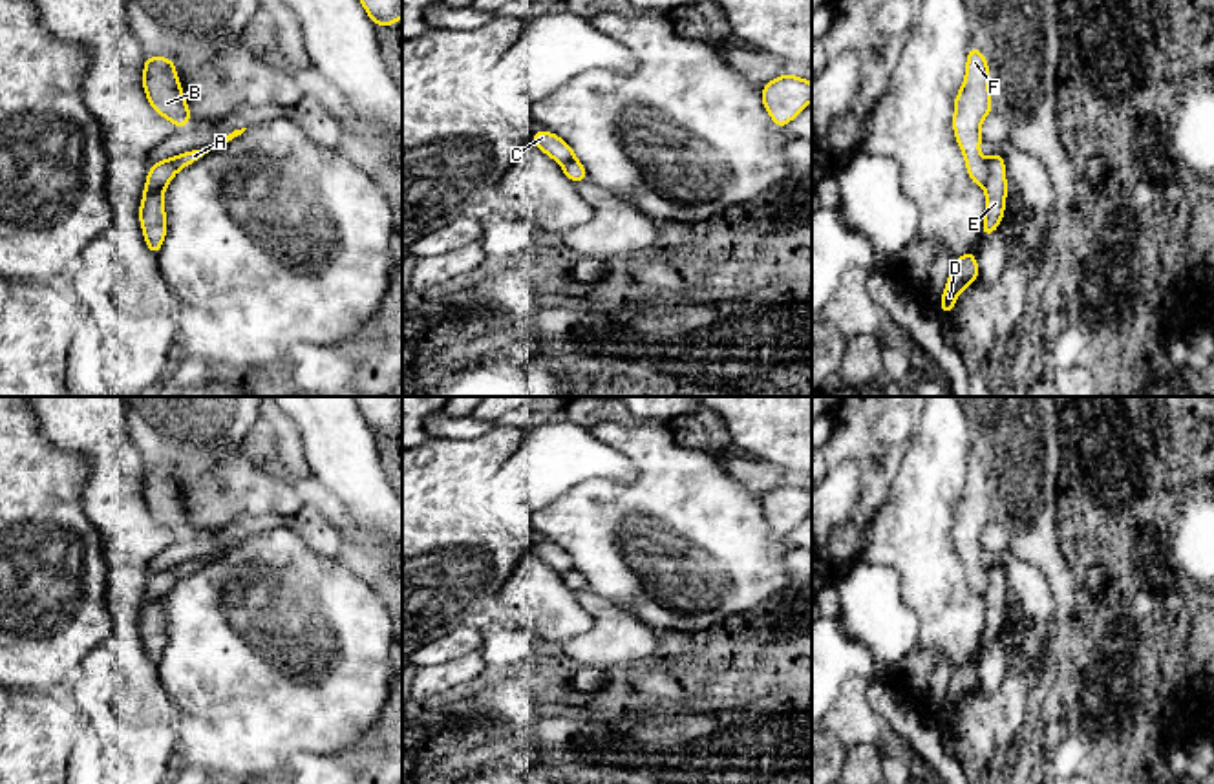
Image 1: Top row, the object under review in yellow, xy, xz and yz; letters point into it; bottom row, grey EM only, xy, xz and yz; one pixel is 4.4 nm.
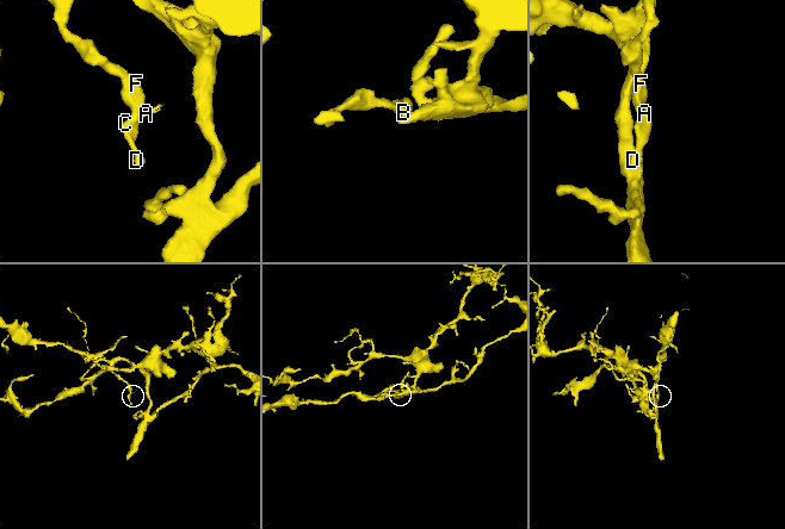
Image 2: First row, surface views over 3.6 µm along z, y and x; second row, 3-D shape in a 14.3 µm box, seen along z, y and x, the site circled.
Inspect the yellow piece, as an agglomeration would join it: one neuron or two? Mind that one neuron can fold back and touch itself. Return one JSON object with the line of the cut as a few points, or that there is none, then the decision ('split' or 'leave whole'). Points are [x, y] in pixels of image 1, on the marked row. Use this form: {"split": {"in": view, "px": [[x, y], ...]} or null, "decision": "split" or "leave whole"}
{"split": {"in": "xy", "px": [[167, 183], [143, 198]]}, "decision": "split"}

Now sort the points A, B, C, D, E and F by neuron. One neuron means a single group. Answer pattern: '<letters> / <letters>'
A D E / B C F

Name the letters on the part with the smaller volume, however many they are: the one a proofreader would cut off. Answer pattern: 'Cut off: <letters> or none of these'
Cut off: A, D, E

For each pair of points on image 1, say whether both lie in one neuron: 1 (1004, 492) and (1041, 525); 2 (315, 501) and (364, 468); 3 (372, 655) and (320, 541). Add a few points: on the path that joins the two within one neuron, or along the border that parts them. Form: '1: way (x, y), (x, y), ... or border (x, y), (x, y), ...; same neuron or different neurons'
1: way (1013, 497), (1032, 516); same neuron
2: border (317, 492), (328, 505); different neurons
3: border (293, 530), (315, 550), (335, 558); different neurons

